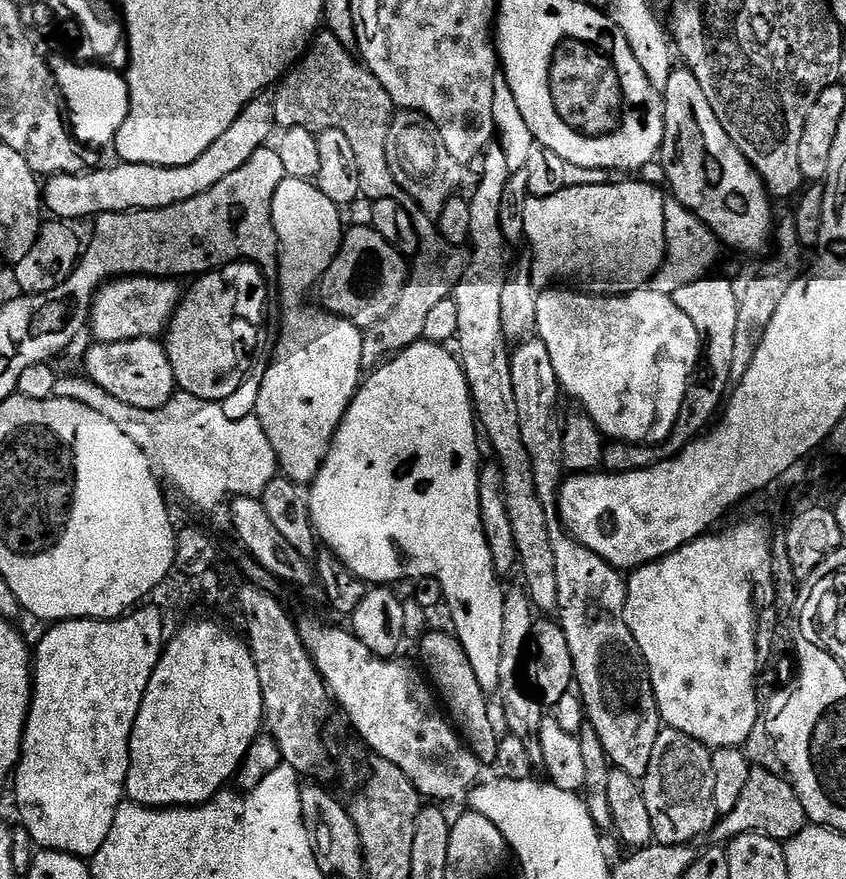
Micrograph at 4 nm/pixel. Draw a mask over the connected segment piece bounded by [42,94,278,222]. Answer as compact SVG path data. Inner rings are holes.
M261 94L252 100L244 109L242 114L194 162L186 166L174 166L163 168L153 164L125 164L120 162L113 168L99 168L95 170L80 170L76 174L61 172L47 177L42 188L42 204L45 209L53 212L53 217L64 222L80 220L83 216L95 218L104 212L134 212L145 208L169 208L175 204L186 202L198 194L206 194L210 186L218 186L222 178L227 178L242 166L254 154L254 150L265 147L273 139L278 125L274 118L274 106L272 96Z

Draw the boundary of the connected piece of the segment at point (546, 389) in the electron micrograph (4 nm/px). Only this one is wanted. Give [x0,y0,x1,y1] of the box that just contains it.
[510,338,662,782]

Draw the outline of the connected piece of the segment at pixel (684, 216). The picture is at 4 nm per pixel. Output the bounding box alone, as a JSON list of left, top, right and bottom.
[650,198,722,297]

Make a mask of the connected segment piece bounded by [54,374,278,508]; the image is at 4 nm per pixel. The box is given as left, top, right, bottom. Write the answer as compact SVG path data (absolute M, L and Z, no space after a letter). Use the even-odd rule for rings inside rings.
M79 375L62 377L54 395L82 402L82 406L90 406L90 410L110 418L146 454L155 475L161 481L169 480L196 508L216 508L224 499L238 496L263 497L266 486L278 474L276 451L255 415L231 420L219 403L181 391L160 408L142 410L118 402L114 394L106 394L87 375Z

